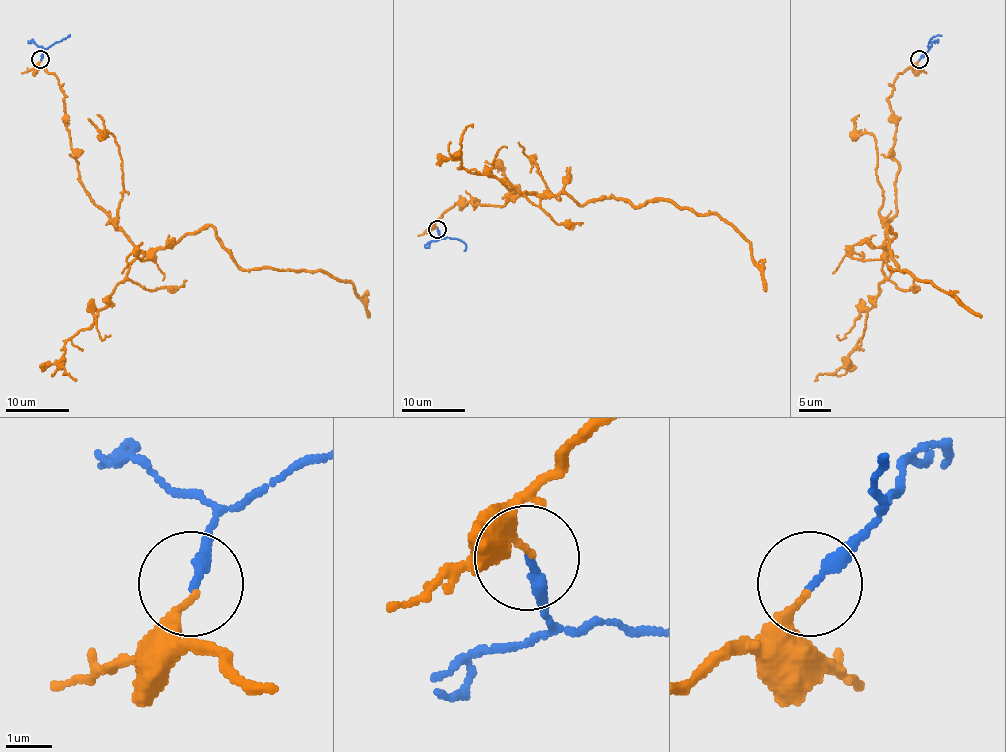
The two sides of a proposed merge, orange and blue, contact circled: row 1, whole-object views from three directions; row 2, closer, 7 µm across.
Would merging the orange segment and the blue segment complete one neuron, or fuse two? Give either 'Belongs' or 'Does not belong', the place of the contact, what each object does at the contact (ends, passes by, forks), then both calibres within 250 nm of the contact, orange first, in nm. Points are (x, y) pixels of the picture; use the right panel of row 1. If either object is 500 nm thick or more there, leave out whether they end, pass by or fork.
Does not belong. Place: (919, 59). At the ring orange ends. At the ring blue ends. Thickness 150 nm (orange) against 260 nm

